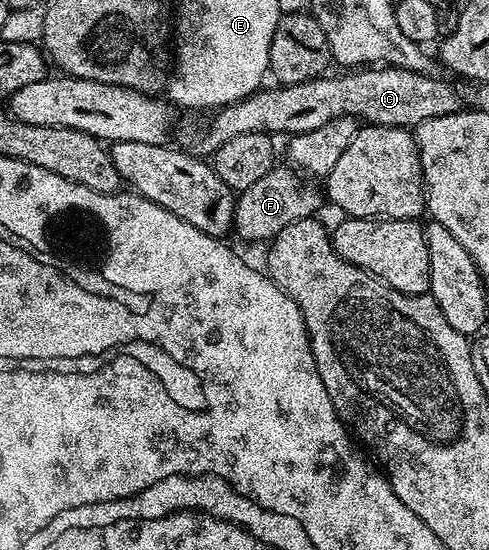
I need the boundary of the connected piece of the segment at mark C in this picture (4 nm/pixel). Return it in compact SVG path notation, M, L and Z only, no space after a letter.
M377 65L372 69L353 69L341 74L345 75L338 79L318 77L308 79L306 83L273 85L270 91L258 89L238 103L220 108L209 127L202 129L192 150L198 156L209 157L219 145L231 141L231 137L239 137L239 133L278 131L284 137L292 137L319 129L319 125L327 125L327 121L342 117L352 117L375 127L416 129L431 117L450 115L463 107L456 89L441 79L432 79L429 73Z

